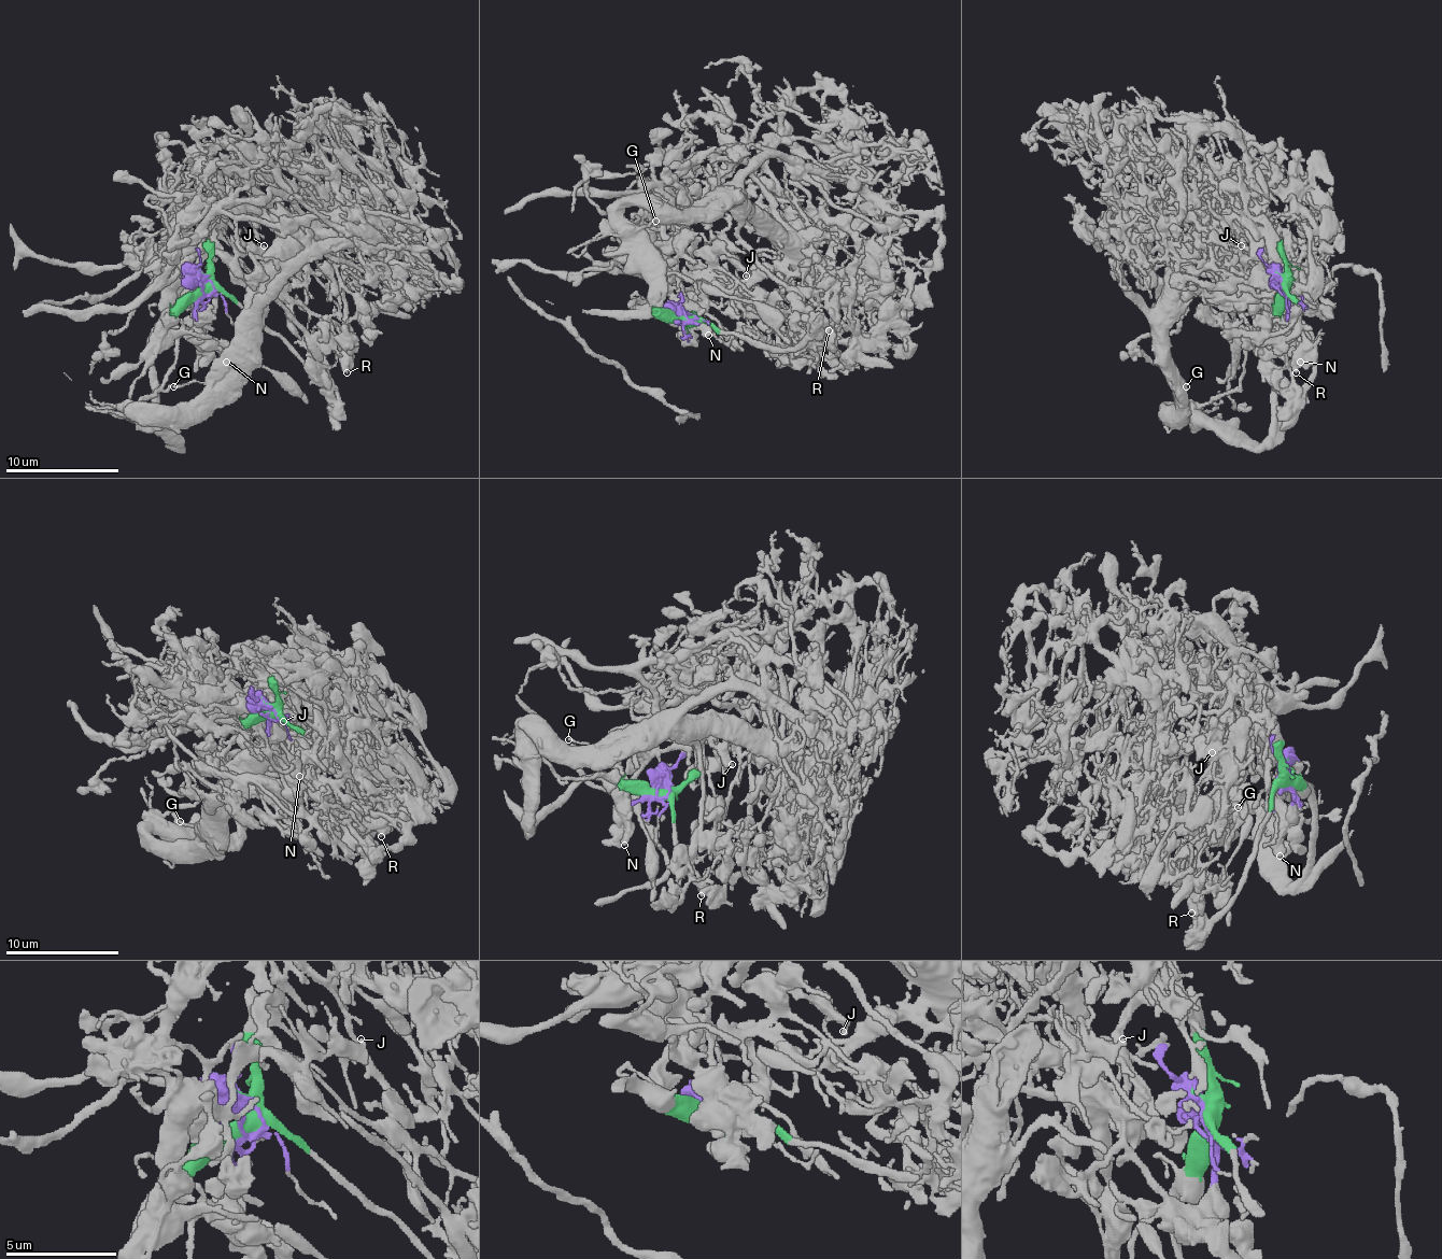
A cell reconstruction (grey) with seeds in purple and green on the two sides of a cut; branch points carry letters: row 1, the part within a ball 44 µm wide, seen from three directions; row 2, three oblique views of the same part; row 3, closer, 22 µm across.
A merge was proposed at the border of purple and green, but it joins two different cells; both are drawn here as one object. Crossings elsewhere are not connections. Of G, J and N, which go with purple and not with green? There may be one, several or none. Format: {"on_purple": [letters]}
{"on_purple": ["J", "N"]}

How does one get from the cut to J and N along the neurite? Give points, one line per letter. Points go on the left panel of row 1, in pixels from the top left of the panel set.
J: (201, 283), (196, 252), (194, 254), (255, 254), (264, 246)
N: (201, 283), (205, 294), (196, 306), (196, 328), (227, 362)

